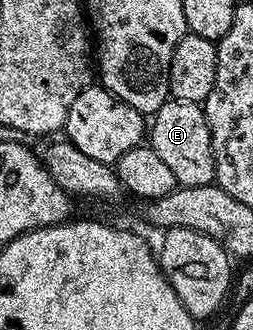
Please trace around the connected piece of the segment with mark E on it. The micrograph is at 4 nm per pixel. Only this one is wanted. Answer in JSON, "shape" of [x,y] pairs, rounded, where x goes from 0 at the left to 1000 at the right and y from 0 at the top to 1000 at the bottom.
{"shape":[[[668,300],[593,355],[593,445],[672,506],[700,564],[798,567],[854,545],[854,497],[802,315]]]}

